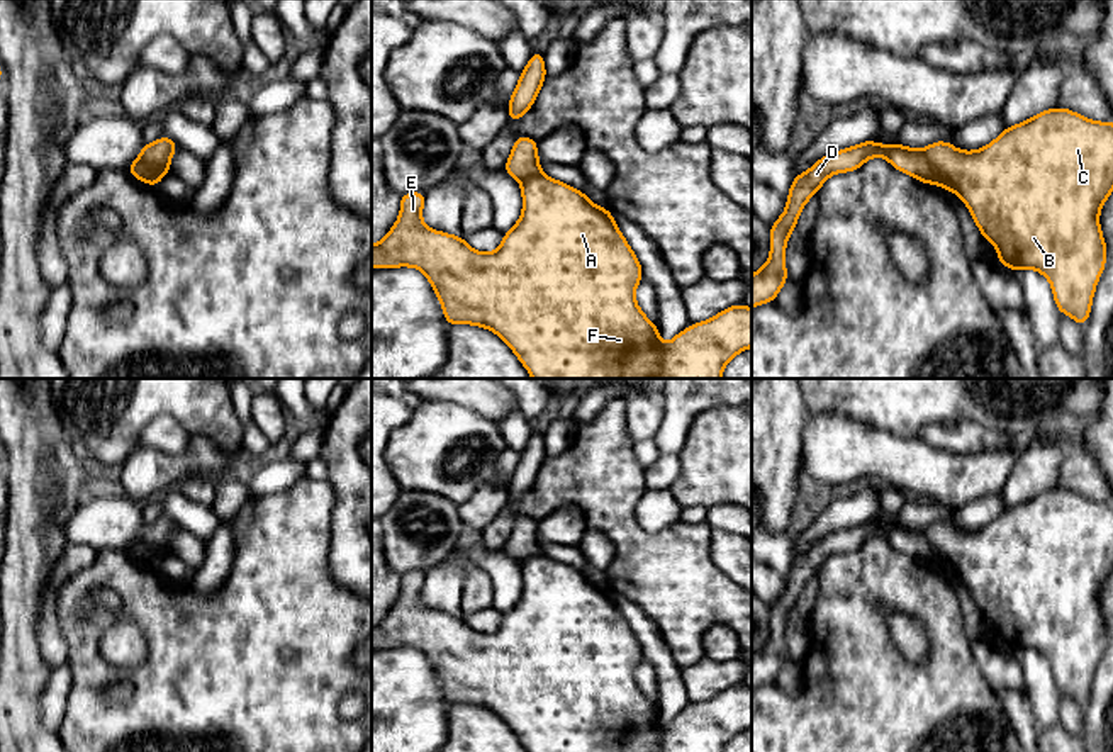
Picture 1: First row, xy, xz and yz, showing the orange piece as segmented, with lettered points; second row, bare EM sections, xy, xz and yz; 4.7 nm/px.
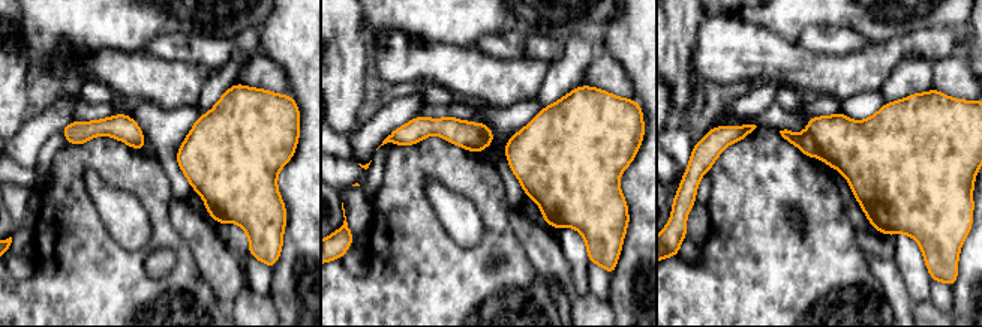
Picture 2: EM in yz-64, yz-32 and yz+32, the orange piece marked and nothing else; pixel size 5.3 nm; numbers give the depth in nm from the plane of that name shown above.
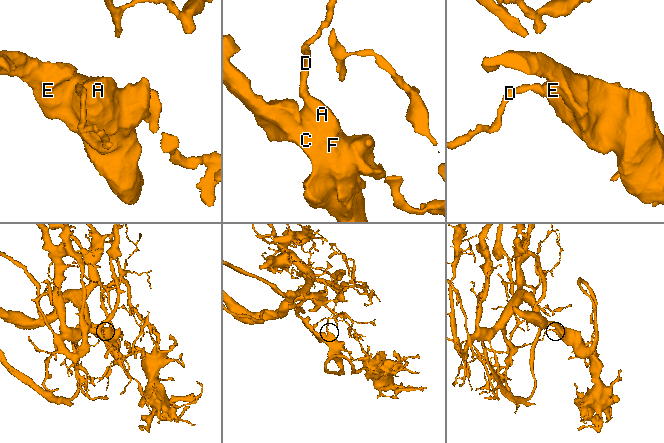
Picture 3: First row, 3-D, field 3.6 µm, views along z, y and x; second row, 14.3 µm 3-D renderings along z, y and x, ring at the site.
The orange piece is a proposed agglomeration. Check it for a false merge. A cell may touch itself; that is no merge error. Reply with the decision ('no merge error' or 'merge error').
merge error

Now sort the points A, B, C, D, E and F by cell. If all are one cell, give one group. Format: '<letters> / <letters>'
A B C E F / D

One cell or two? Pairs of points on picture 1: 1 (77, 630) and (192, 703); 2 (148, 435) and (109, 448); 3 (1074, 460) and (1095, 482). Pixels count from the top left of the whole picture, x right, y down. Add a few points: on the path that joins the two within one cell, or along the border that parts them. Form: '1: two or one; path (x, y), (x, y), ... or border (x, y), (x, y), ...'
1: one; path (97, 662), (109, 674), (128, 674), (160, 684)
2: two; border (175, 420), (158, 415), (141, 432), (138, 443)
3: one; path (1078, 465), (1090, 477)

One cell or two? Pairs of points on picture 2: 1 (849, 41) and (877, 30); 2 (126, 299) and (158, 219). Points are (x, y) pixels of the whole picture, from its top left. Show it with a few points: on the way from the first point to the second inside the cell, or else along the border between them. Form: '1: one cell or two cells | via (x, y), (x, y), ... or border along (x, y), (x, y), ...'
1: two cells | border along (828, 26), (850, 27), (873, 42)
2: one cell | via (126, 279), (126, 270), (158, 239)

